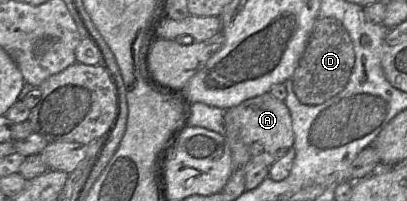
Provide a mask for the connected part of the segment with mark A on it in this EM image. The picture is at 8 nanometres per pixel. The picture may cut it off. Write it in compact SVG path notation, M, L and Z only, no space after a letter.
M270 92L247 99L237 106L224 110L225 128L233 124L246 144L252 157L258 156L271 166L281 158L294 144L292 119L284 101L280 101Z

